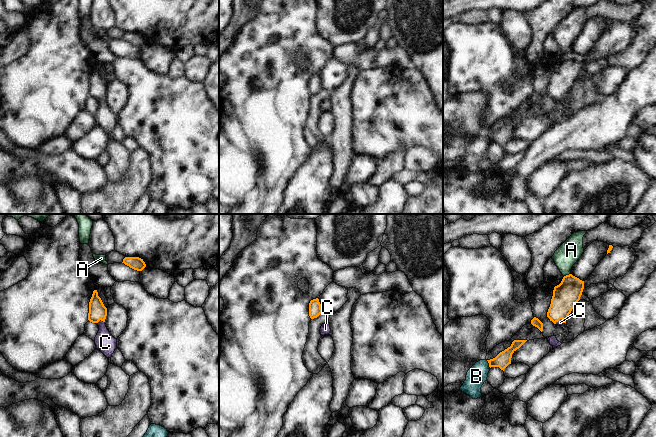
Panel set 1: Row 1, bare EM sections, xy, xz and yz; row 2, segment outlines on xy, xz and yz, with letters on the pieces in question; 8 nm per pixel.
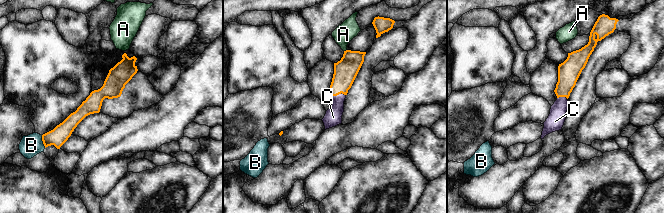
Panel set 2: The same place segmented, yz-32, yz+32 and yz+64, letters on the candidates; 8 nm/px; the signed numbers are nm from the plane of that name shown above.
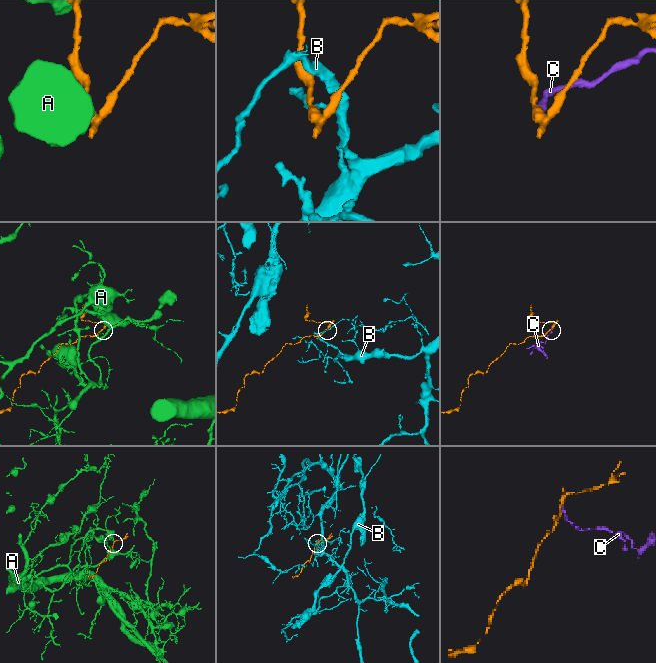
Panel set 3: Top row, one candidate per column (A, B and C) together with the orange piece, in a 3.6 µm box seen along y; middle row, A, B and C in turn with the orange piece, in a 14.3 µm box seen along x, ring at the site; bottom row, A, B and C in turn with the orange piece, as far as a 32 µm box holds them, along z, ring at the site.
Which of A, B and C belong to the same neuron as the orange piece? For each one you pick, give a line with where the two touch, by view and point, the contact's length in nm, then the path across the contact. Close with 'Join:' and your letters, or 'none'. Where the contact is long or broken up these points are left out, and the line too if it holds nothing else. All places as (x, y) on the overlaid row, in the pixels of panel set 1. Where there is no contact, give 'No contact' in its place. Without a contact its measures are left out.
C: Touches orange at xy (100, 319). Shared border 60 nm. Path across: xy (97, 311), (100, 319), (105, 342)
Join: C

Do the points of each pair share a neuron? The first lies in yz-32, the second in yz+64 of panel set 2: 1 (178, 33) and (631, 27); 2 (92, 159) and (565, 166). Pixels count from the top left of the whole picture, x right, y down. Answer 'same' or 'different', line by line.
1: different
2: different

